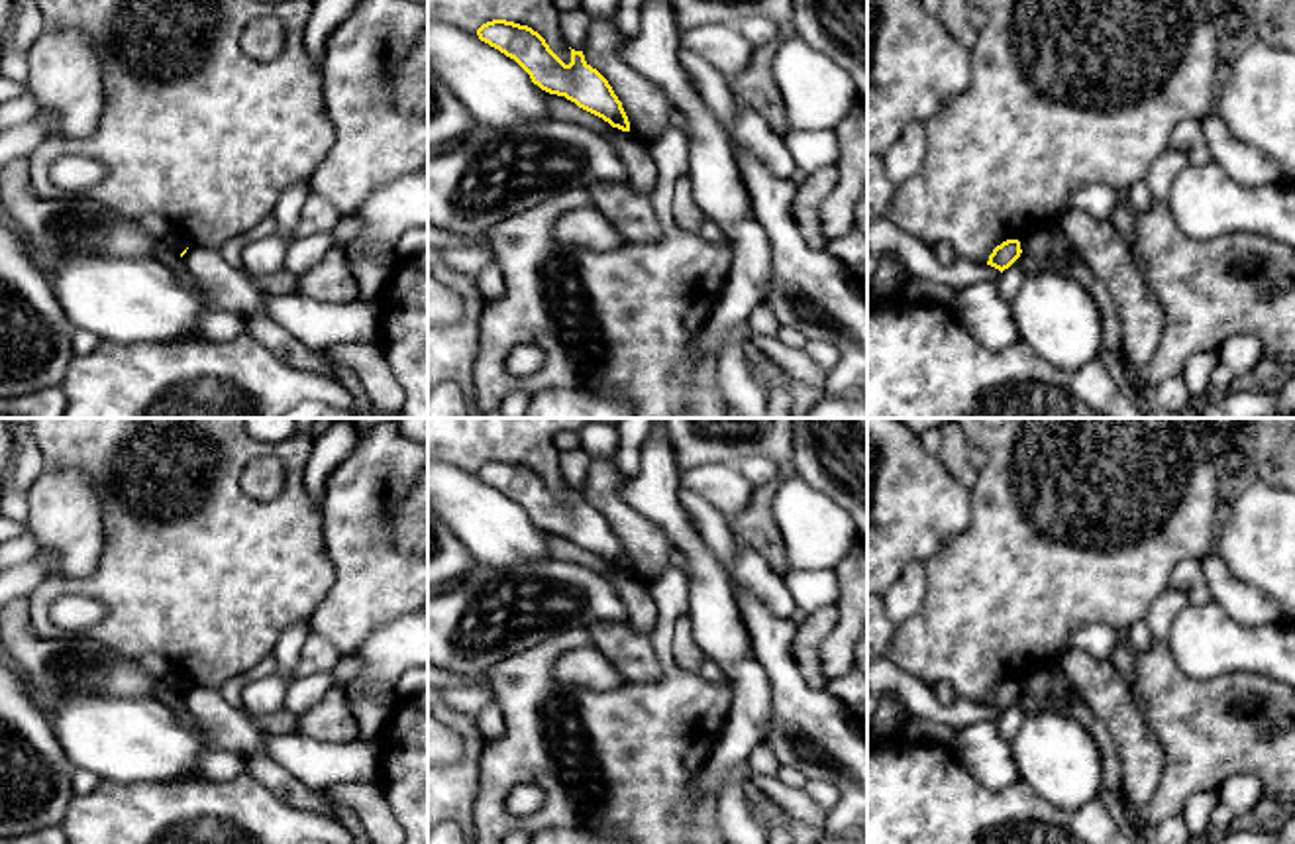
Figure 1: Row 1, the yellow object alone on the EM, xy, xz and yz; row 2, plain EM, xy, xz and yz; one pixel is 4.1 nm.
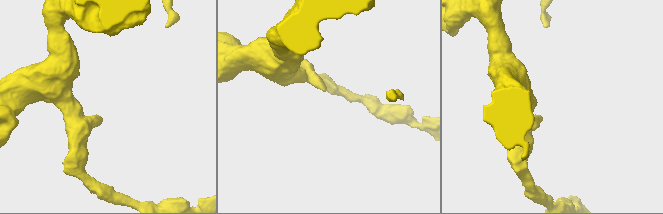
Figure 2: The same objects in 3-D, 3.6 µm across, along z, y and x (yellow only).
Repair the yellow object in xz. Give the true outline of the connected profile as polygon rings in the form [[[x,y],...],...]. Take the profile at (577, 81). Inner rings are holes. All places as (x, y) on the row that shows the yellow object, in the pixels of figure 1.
[[[506,20],[483,24],[477,35],[514,59],[542,90],[565,96],[612,128],[630,132],[622,102],[608,80],[585,61],[583,51],[571,49],[571,63],[565,65],[538,31]]]

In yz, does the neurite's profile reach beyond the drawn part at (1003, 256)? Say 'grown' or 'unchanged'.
unchanged

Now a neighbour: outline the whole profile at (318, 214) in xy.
[[[310,190],[298,218],[294,239],[312,234],[332,234],[341,218],[339,210],[328,198]]]

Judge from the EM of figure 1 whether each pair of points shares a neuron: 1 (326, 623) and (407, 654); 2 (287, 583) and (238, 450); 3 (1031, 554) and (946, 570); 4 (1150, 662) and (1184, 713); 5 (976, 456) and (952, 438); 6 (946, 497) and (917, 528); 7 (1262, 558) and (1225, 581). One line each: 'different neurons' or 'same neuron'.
1: different neurons
2: same neuron
3: same neuron
4: same neuron
5: different neurons
6: same neuron
7: different neurons

